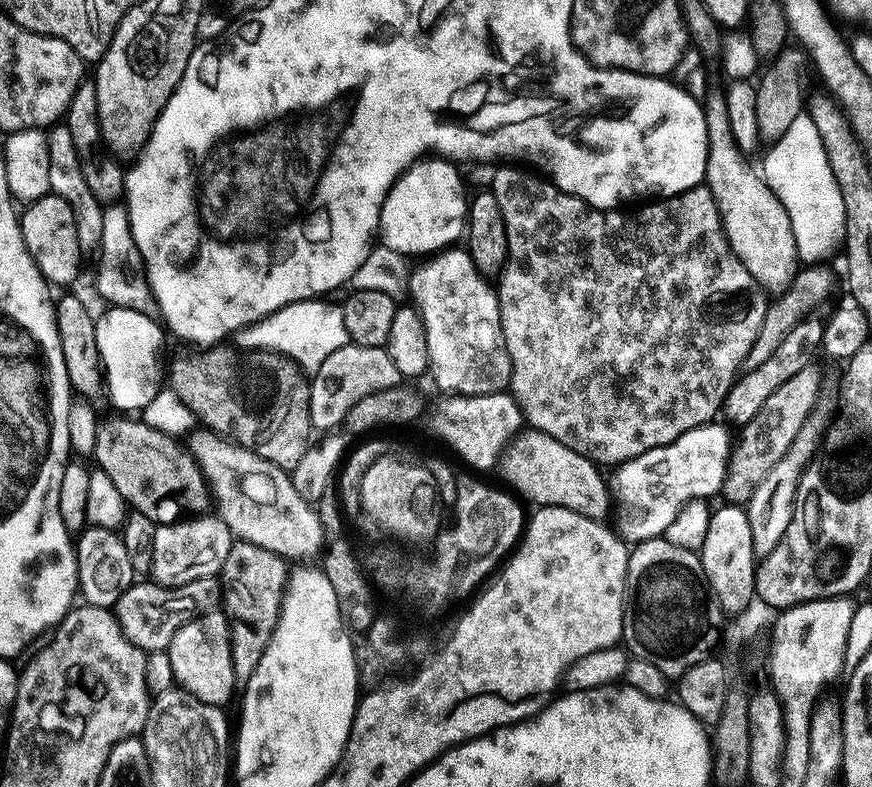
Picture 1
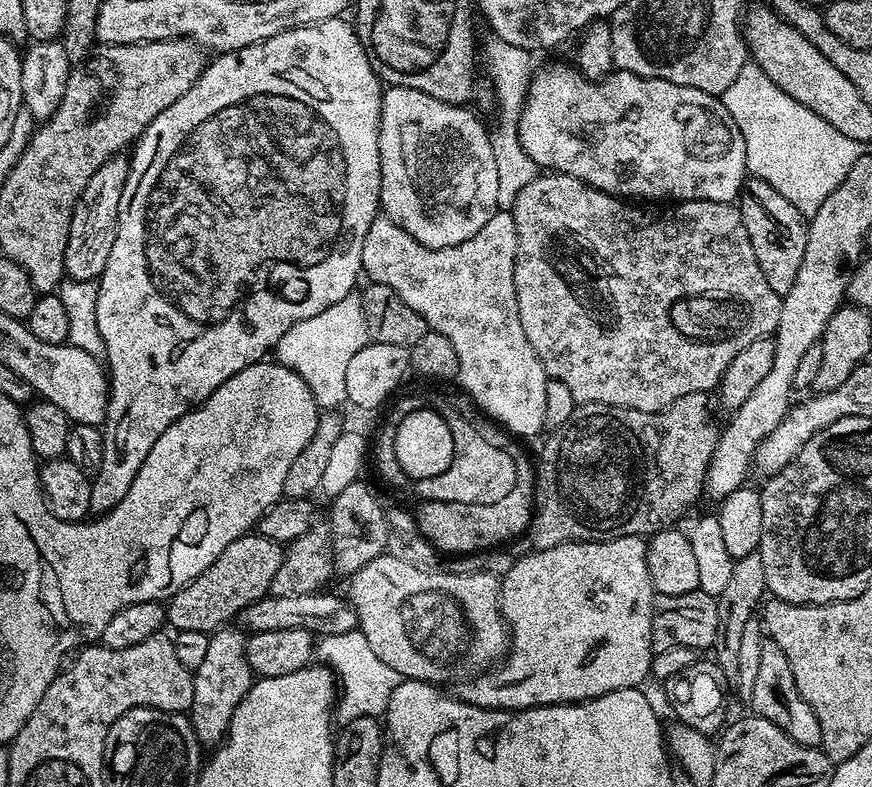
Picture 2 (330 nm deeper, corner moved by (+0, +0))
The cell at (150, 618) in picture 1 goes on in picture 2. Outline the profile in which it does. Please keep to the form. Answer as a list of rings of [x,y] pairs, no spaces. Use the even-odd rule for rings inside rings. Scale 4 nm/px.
[[[329,590],[311,592],[310,594],[266,595],[258,602],[246,606],[238,620],[249,633],[266,630],[306,630],[313,637],[323,638],[330,634],[346,634],[357,631],[356,611],[343,595],[335,596]]]

